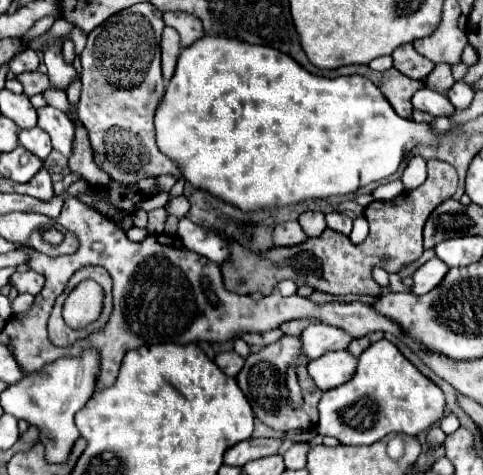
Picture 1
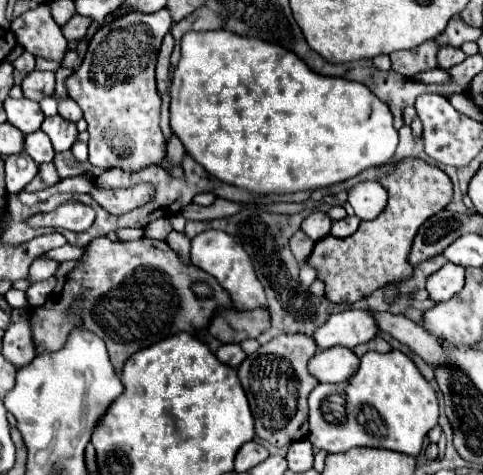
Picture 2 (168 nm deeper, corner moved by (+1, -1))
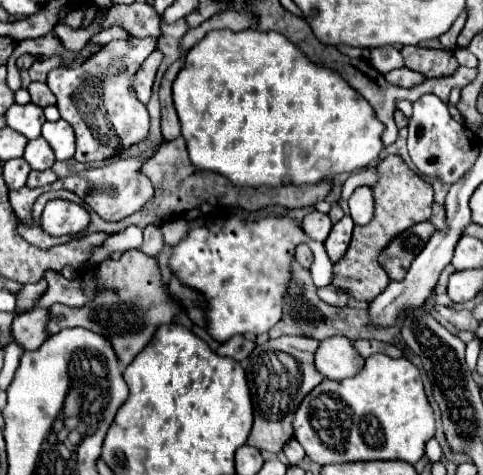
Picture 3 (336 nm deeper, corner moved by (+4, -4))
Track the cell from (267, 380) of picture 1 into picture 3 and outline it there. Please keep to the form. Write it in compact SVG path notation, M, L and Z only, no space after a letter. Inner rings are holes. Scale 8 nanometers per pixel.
M280 336L256 346L242 362L254 400L254 426L248 436L250 446L276 454L282 450L286 440L292 438L292 416L300 406L300 400L324 380L314 366L314 352L318 344L318 340L306 336Z

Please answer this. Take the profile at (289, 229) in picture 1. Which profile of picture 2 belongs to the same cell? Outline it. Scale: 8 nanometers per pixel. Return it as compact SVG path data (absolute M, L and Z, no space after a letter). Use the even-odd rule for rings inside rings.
M299 229L291 239L289 239L289 247L291 247L291 253L293 253L293 257L299 261L299 263L303 263L307 257L309 257L309 253L311 253L311 249L313 249L313 241Z

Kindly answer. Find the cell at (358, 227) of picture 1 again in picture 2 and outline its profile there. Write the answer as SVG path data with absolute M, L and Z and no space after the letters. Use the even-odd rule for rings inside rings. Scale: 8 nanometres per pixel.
M373 181L359 183L349 191L349 203L355 209L355 215L362 220L375 219L385 209L387 199L387 189L381 183Z

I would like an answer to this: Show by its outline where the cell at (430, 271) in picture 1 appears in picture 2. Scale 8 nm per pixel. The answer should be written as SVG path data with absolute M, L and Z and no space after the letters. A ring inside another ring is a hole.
M445 263L439 271L435 271L433 275L427 277L425 289L429 293L429 299L447 301L455 293L459 293L459 289L463 289L463 285L465 285L465 269L461 265Z

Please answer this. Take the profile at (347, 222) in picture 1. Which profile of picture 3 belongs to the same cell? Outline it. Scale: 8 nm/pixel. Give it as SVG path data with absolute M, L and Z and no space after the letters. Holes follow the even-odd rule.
M344 216L340 222L336 222L332 226L332 232L324 242L328 258L332 262L338 262L346 254L348 244L350 244L350 236L352 236L352 228L354 228L354 222L350 216Z

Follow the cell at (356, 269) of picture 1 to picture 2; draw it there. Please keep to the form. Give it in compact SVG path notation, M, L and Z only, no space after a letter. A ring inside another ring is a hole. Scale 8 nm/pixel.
M409 157L409 159L399 161L397 169L391 175L381 177L379 183L383 187L387 187L387 191L389 191L389 201L387 201L387 207L381 211L381 215L375 217L373 221L361 221L359 229L345 239L331 237L331 235L319 239L315 243L311 255L307 257L307 263L317 271L317 279L325 283L325 297L333 303L355 303L363 297L369 297L373 291L377 291L389 283L407 281L413 275L413 265L409 263L409 253L411 253L415 233L431 215L445 209L453 199L453 183L451 183L449 175L443 173L439 167L429 165L421 159Z

